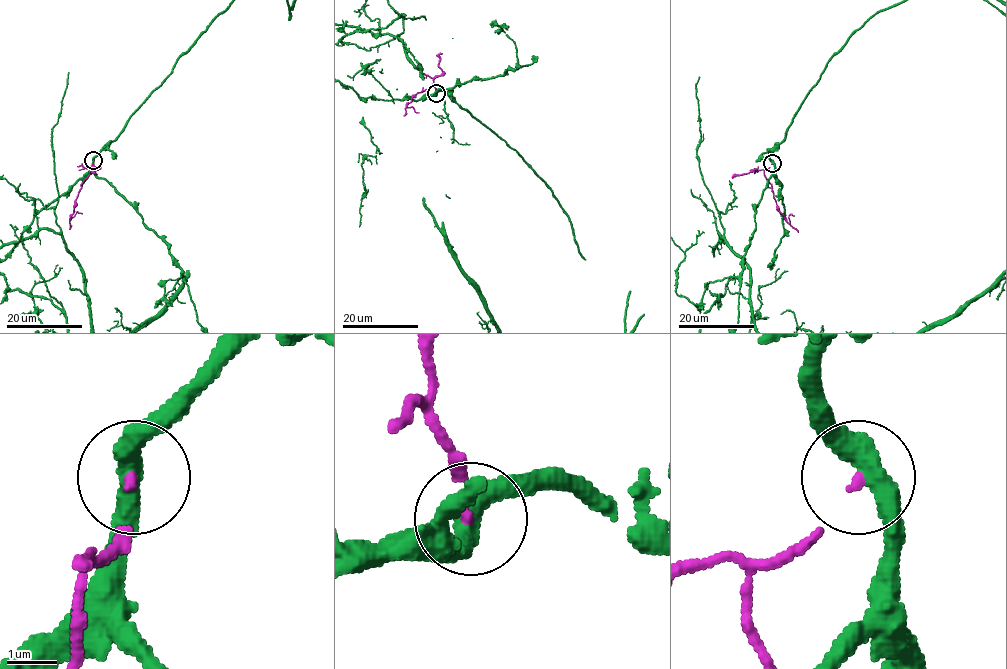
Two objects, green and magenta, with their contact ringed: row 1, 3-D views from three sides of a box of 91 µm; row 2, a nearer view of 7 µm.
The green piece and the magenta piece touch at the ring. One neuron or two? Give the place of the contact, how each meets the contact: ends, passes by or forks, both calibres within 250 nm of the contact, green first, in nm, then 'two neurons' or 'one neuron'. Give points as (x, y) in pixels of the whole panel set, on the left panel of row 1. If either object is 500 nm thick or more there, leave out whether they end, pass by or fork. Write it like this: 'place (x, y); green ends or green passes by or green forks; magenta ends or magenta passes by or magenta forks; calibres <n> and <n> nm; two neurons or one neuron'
place (93, 160); green passes by; magenta ends; calibres 440 and 120 nm; two neurons

